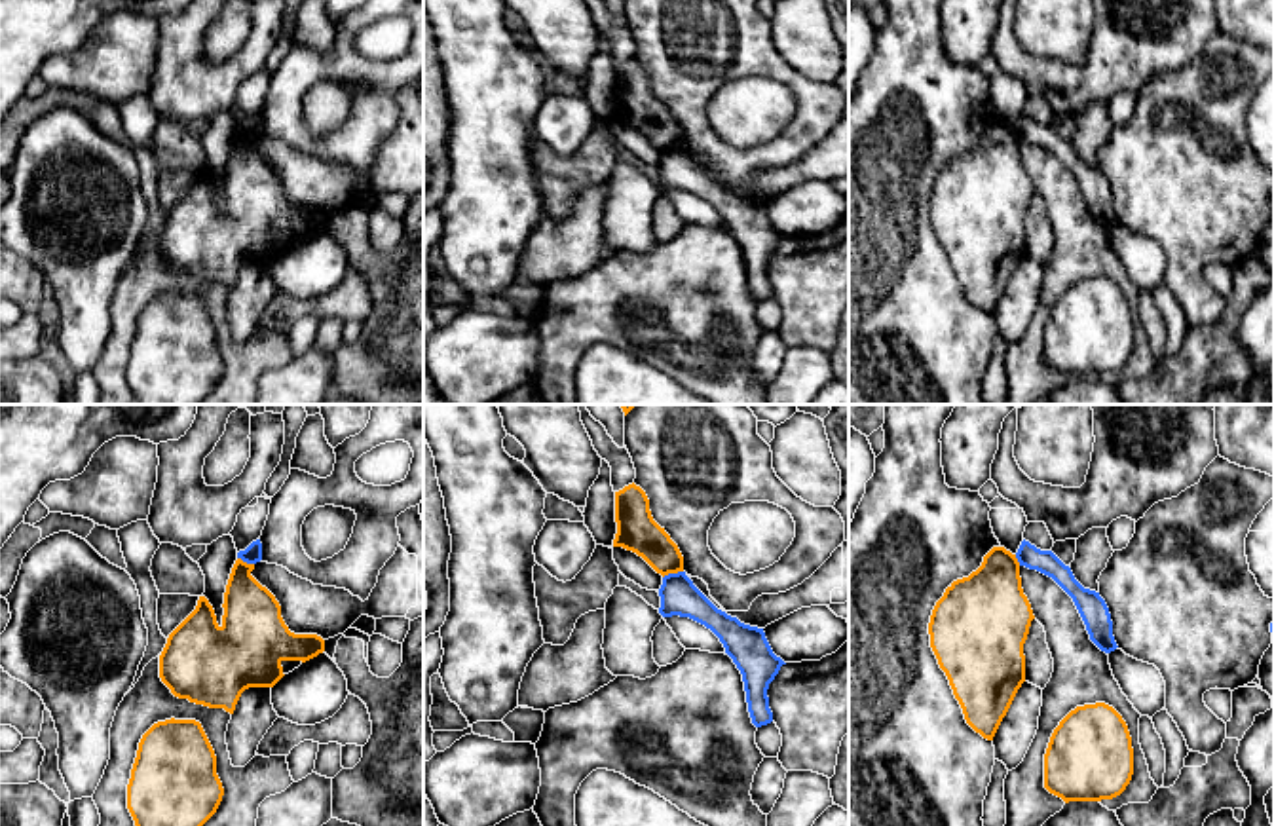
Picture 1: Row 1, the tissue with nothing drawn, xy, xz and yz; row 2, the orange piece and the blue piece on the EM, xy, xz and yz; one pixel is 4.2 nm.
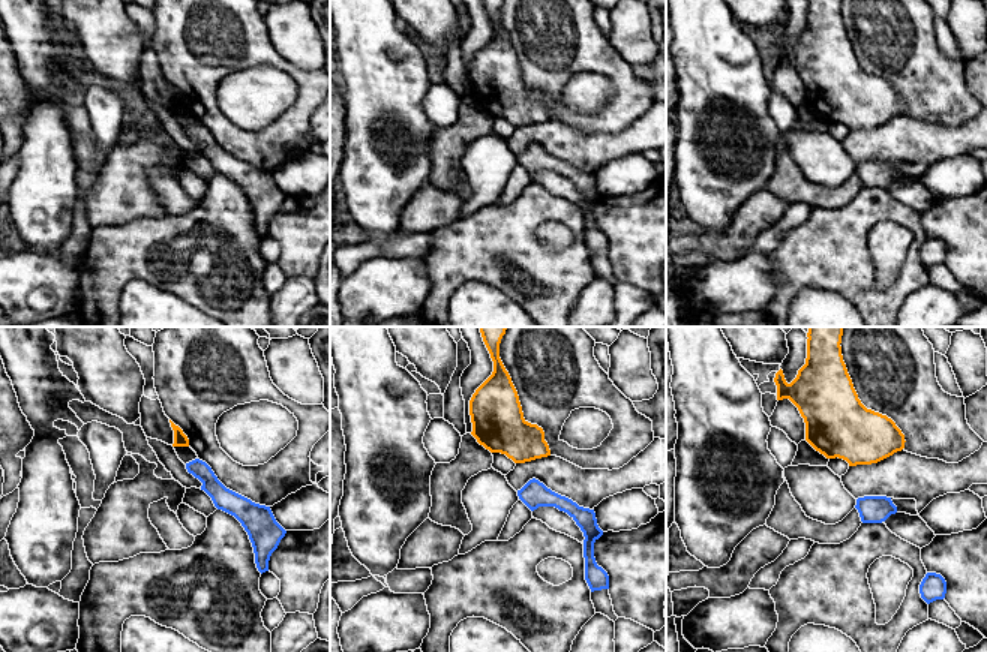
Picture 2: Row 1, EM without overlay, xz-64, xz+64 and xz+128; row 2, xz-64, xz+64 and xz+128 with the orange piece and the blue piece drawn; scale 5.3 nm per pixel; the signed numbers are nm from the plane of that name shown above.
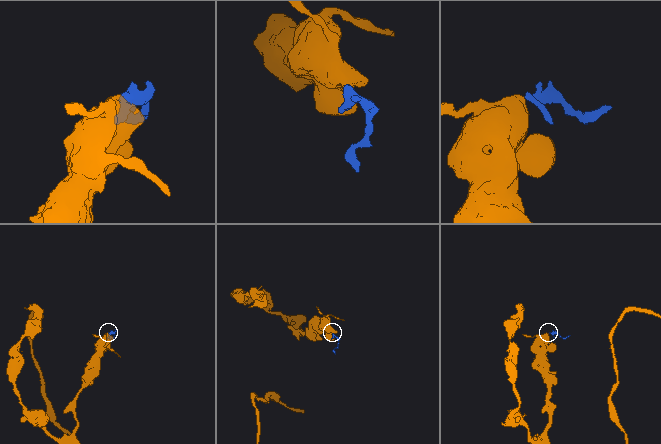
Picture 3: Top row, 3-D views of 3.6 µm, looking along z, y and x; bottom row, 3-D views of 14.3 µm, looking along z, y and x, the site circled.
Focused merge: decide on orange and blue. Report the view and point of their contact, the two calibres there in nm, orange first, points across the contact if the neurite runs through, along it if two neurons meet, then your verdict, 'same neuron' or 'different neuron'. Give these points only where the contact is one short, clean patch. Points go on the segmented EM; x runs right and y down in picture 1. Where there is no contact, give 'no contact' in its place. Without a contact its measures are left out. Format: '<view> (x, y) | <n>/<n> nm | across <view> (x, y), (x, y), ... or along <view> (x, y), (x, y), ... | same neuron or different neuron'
xz (673, 572) | 170/160 nm | along xz (682, 570), (669, 572), (663, 578) | different neuron

